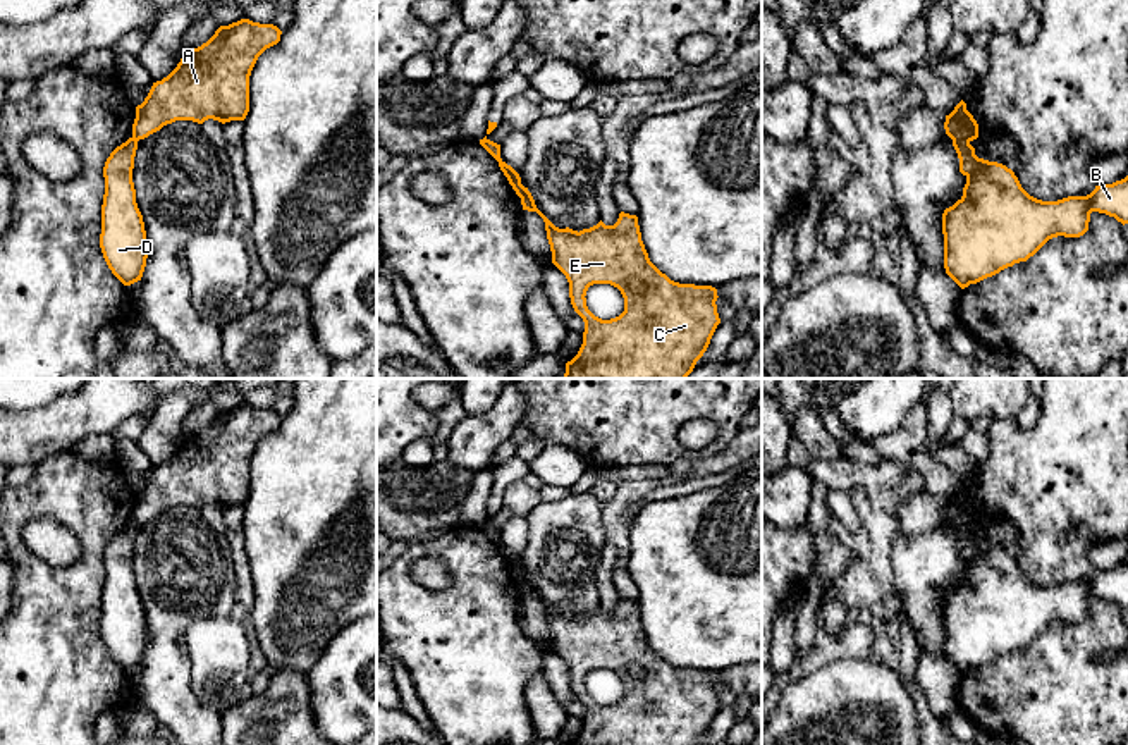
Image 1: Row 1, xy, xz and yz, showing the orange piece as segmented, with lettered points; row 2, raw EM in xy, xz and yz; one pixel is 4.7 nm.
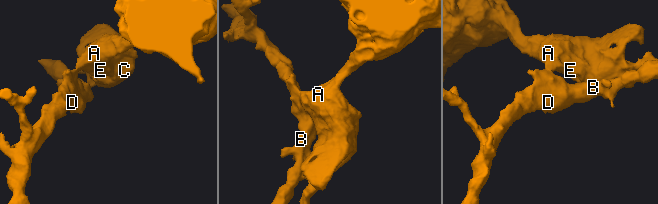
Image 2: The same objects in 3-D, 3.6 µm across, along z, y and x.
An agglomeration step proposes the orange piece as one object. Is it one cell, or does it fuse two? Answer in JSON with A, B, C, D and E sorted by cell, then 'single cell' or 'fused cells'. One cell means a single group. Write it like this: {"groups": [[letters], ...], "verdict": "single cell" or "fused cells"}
{"groups": [["A", "C", "E"], ["B", "D"]], "verdict": "fused cells"}

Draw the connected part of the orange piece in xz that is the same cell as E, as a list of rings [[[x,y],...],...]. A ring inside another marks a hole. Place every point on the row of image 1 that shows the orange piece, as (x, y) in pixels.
[[[524,186],[521,205],[543,219],[552,263],[566,275],[571,305],[585,322],[583,344],[566,363],[564,379],[686,379],[720,323],[717,289],[679,284],[662,274],[648,258],[636,215],[621,212],[614,225],[600,220],[578,232],[555,227]],[[593,284],[610,284],[621,291],[624,311],[619,317],[602,320],[588,310],[585,296]]]

